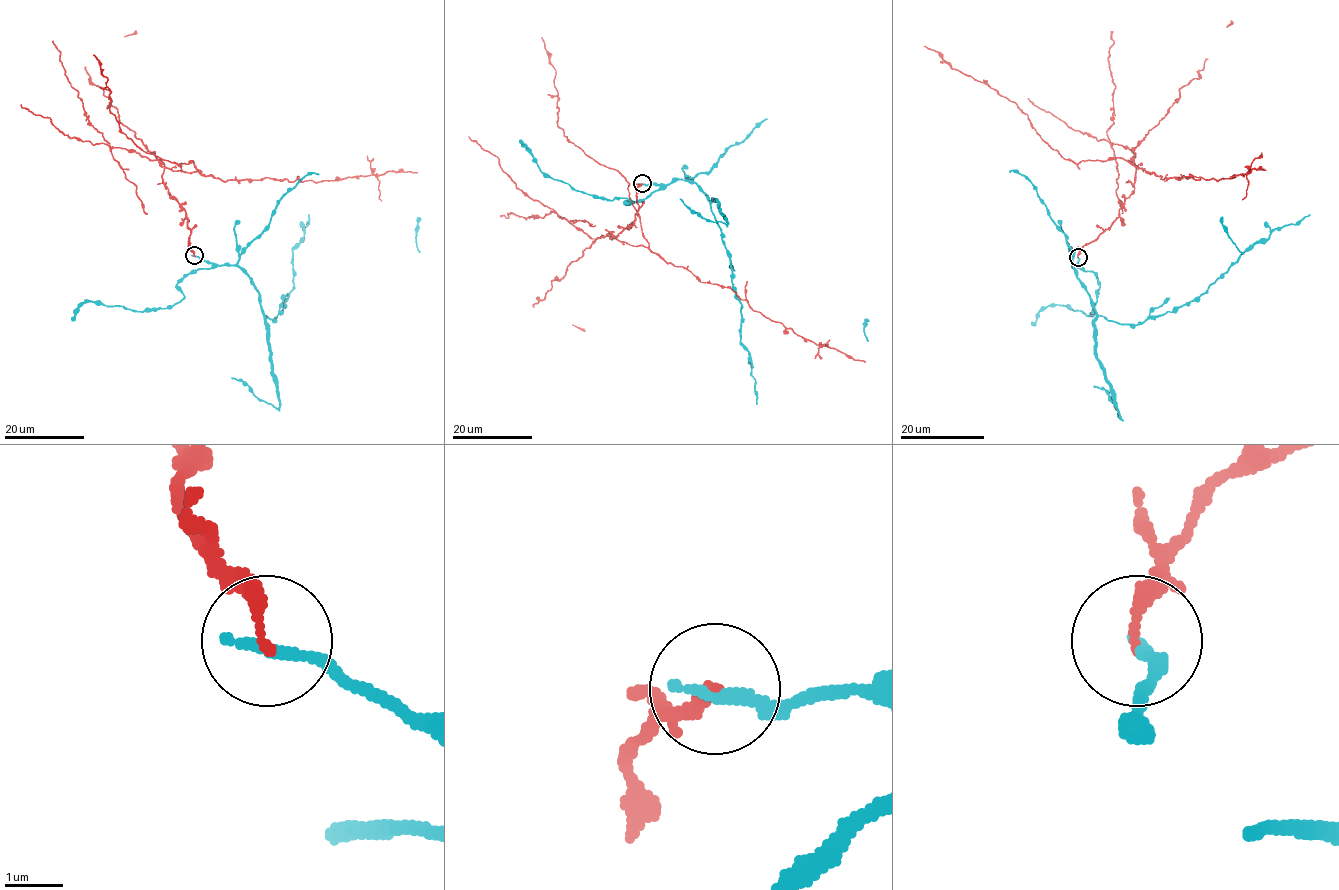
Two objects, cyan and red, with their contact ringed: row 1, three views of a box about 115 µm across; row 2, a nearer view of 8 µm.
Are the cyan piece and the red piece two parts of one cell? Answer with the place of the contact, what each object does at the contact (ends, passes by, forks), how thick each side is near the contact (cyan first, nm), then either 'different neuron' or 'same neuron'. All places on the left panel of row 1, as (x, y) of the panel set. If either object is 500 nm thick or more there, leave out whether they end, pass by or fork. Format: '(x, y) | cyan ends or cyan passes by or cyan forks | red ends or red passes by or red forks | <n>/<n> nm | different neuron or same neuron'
(194, 255) | cyan ends | red ends | 240/220 nm | different neuron

